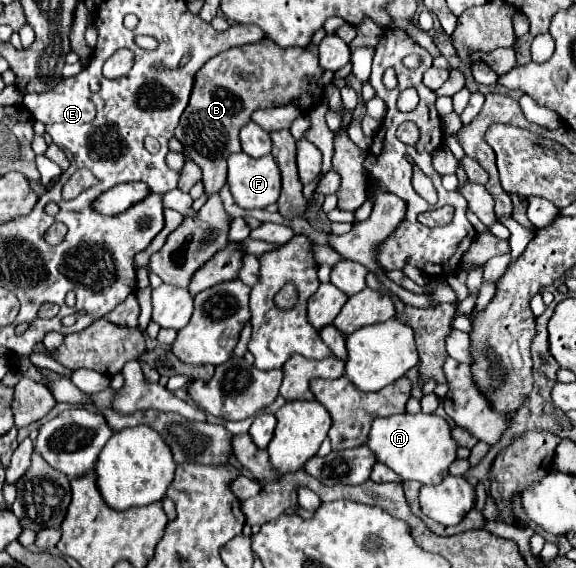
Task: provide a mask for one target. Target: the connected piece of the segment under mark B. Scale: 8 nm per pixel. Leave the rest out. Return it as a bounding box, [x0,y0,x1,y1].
[175,37,323,193]

